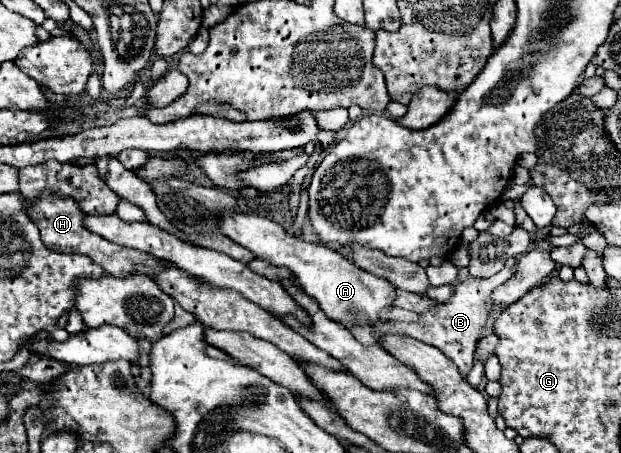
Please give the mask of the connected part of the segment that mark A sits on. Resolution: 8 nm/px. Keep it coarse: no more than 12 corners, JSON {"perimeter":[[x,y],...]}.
{"perimeter":[[222,212],[222,234],[284,266],[344,328],[374,326],[396,288],[276,222]]}

